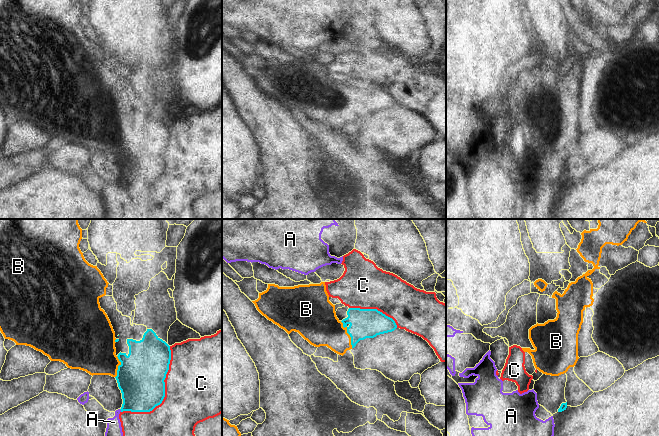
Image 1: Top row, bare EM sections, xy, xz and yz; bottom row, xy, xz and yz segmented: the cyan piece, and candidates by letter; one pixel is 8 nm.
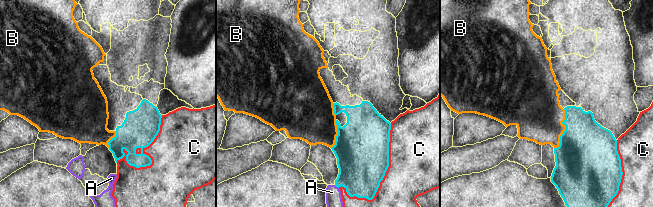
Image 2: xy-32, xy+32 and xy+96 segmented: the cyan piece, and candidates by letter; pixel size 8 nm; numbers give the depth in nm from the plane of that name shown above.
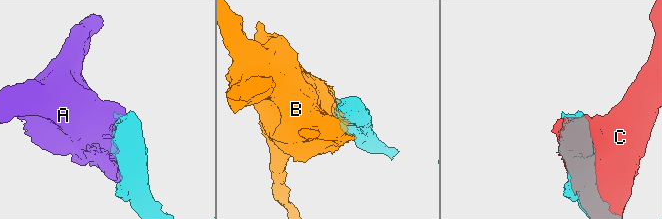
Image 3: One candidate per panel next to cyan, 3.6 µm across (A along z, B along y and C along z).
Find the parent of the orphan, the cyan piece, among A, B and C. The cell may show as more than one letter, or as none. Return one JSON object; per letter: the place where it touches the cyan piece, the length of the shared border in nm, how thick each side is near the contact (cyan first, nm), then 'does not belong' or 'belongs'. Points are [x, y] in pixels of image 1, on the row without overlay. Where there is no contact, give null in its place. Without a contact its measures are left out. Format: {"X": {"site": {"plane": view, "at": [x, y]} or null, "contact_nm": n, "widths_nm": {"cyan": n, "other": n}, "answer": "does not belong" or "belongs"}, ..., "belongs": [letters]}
{"A": {"site": {"plane": "xy", "at": [120, 185]}, "contact_nm": 30, "widths_nm": {"cyan": 360, "other": 160}, "answer": "does not belong"}, "B": {"site": {"plane": "xz", "at": [348, 109]}, "contact_nm": 240, "widths_nm": {"cyan": 240, "other": 320}, "answer": "belongs"}, "C": {"site": {"plane": "xy", "at": [164, 170]}, "contact_nm": 650, "widths_nm": {"cyan": 380, "other": 480}, "answer": "does not belong"}, "belongs": ["B"]}

